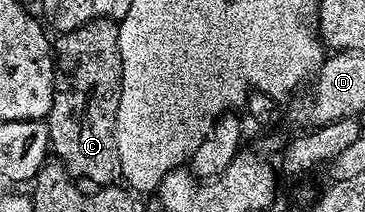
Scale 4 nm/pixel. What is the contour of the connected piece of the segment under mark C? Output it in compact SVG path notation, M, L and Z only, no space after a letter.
M97 18L76 30L58 33L52 43L53 103L47 119L49 144L73 180L94 182L97 188L121 178L117 117L123 68L117 28L116 21Z

